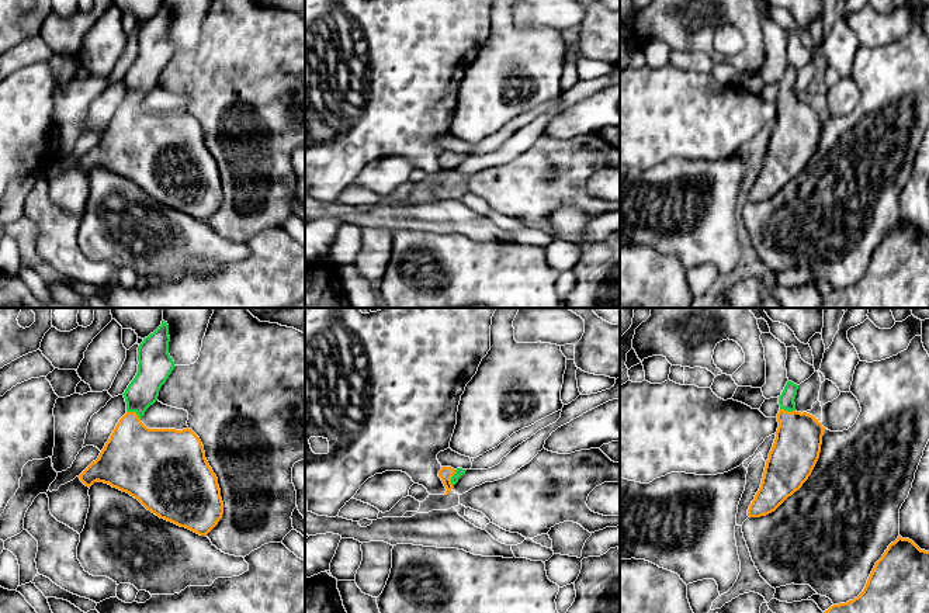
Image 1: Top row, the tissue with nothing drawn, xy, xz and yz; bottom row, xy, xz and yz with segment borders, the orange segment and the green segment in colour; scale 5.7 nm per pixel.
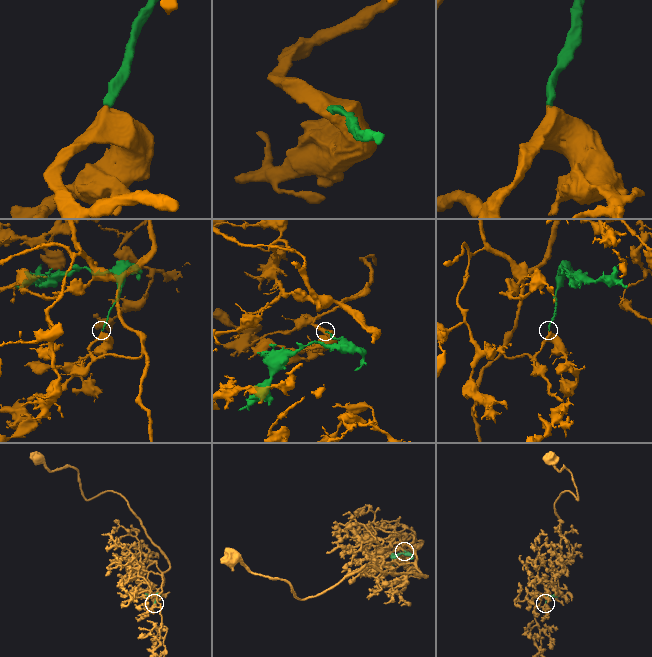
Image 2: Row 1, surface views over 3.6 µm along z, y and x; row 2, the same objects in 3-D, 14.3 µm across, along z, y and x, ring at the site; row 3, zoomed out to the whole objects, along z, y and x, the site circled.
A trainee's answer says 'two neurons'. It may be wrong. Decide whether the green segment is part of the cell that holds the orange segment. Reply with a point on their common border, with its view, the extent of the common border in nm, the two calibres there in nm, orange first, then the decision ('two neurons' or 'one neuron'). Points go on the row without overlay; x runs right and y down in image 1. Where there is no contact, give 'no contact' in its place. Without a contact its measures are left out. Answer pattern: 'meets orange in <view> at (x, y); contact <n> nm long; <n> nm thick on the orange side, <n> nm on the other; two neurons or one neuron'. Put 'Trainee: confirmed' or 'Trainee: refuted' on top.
Trainee: refuted
meets orange in xz at (450, 163); contact 110 nm long; 80 nm thick on the orange side, 50 nm on the other; one neuron

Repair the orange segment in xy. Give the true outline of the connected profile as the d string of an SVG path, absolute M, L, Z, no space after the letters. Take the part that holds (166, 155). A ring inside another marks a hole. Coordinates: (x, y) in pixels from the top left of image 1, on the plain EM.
M162 6L162 10L139 30L138 58L122 79L126 98L117 108L98 143L79 163L89 173L97 166L108 169L138 184L160 204L207 221L222 204L223 187L218 163L205 143L200 122L188 112L149 114L141 107L176 52L169 39L169 27L169 10Z

